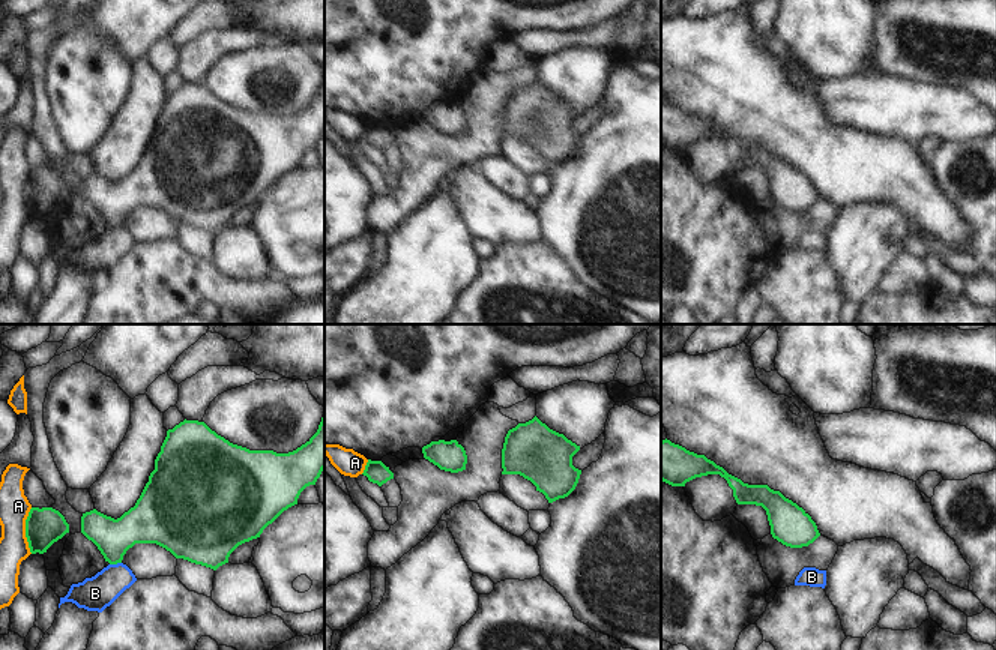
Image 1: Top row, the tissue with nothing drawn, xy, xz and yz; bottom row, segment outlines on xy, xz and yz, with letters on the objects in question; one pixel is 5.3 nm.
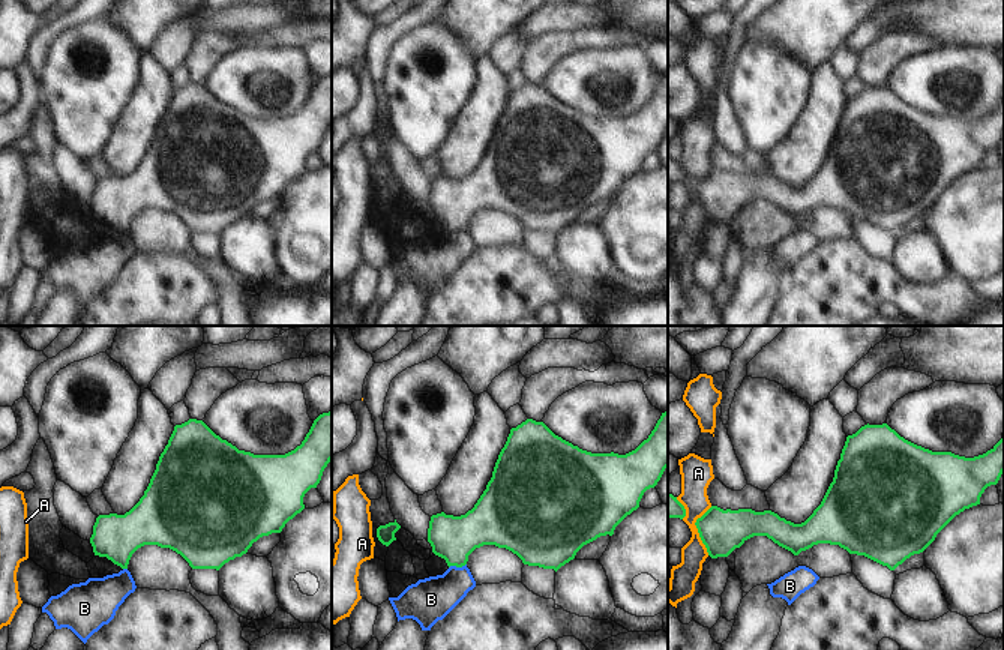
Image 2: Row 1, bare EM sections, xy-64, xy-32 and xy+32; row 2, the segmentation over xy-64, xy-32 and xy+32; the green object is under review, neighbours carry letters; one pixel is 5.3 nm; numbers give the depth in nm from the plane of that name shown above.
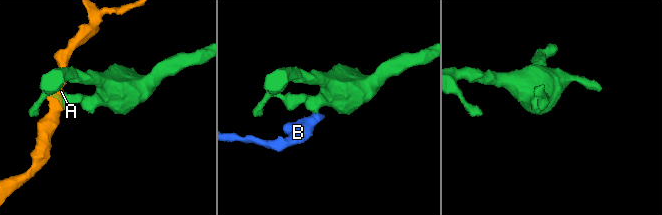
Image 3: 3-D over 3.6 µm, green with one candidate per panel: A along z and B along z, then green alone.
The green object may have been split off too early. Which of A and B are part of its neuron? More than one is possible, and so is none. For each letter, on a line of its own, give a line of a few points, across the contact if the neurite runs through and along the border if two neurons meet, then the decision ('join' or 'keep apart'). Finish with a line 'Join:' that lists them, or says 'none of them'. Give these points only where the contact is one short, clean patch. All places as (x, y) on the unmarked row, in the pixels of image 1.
A: line xy (32, 171), (26, 183), (26, 204), (30, 216); keep apart
B: line xy (120, 225), (110, 228); keep apart
Join: none of them

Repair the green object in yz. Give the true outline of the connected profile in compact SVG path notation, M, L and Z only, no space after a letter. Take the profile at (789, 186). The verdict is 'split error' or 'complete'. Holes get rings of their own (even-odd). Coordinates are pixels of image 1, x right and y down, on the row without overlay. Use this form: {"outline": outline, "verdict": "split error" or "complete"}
{"outline": "M667 102L661 105L662 146L672 150L685 150L687 146L708 138L724 141L733 153L738 168L762 170L766 174L772 201L783 209L802 212L820 200L811 180L780 155L774 155L768 149L744 147L705 119L690 116Z", "verdict": "complete"}

